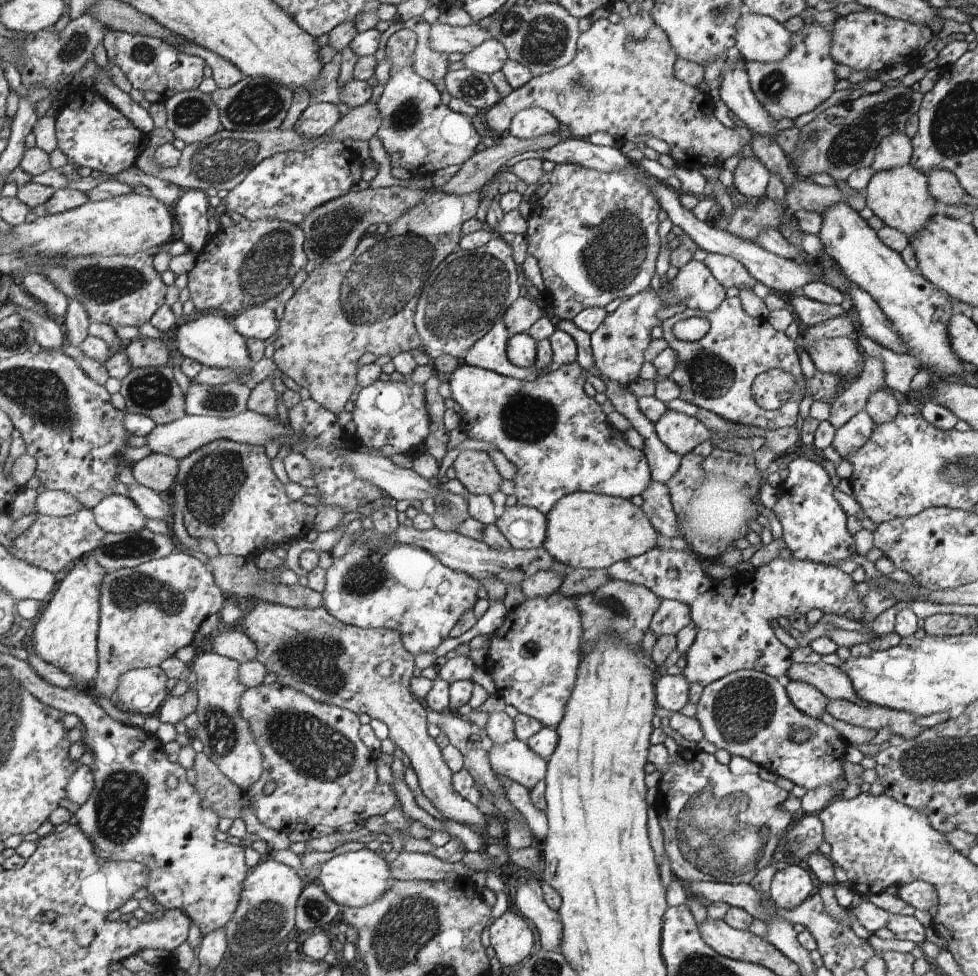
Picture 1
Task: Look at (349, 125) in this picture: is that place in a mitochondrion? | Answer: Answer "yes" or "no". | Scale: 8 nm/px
no

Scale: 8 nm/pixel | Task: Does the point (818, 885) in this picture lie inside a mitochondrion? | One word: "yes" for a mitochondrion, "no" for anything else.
no

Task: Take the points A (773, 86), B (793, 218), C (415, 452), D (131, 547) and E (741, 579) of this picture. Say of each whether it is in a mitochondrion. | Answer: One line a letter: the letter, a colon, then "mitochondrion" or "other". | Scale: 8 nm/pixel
A: mitochondrion
B: other
C: other
D: mitochondrion
E: other

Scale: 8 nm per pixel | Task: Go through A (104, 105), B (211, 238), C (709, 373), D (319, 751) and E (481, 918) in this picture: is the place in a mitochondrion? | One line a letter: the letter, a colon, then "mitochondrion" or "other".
A: other
B: other
C: mitochondrion
D: mitochondrion
E: other

